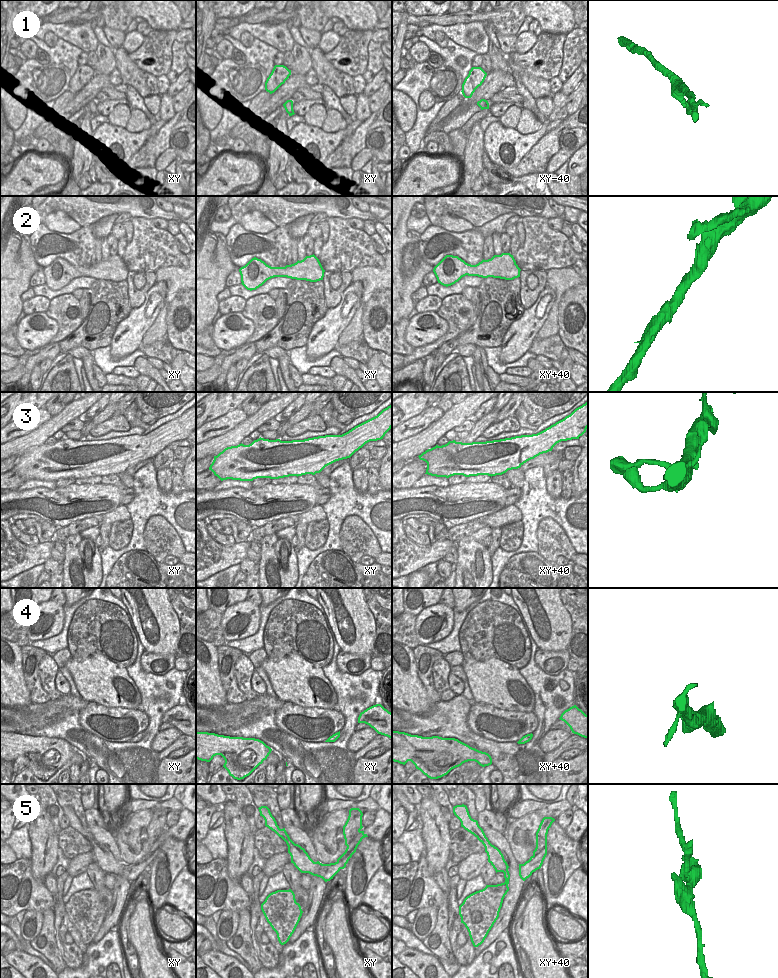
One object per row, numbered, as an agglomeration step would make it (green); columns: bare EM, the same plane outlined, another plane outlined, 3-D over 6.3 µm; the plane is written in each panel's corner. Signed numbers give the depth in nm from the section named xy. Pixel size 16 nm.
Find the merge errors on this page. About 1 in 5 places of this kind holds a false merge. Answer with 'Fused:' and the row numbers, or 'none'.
Fused: 5

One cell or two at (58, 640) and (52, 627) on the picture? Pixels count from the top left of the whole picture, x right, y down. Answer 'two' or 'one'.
two

